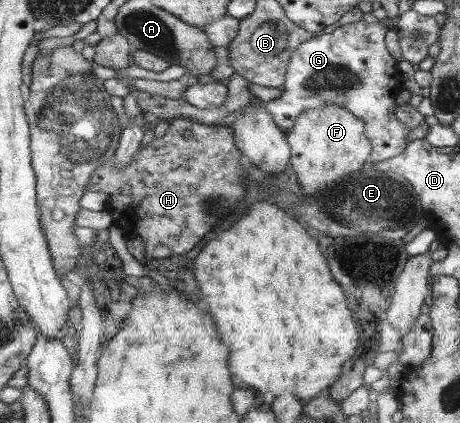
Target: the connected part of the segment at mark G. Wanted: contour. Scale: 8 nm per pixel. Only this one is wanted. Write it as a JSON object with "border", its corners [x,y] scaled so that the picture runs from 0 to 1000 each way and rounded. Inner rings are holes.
{"border":[[[785,45],[733,64],[717,78],[696,76],[646,109],[626,147],[609,227],[572,243],[602,300],[622,310],[663,260],[728,243],[791,286],[793,322],[809,338],[807,388],[872,364],[880,355],[876,326],[885,307],[854,274],[854,236],[867,184],[854,180],[859,147],[837,118],[837,76],[841,61],[833,52],[798,54]]]}

